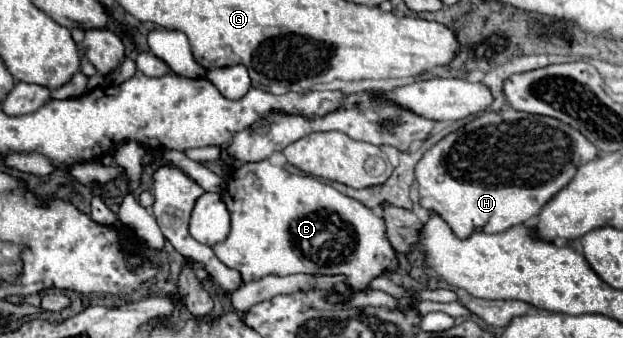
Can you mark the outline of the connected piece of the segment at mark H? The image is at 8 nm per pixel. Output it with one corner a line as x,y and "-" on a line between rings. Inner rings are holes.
505,106
499,112
485,112
485,116
475,118
425,152
415,168
419,204
439,214
457,238
469,238
469,234
477,230
497,234
537,216
545,202
549,202
573,178
577,168
595,158
597,148
575,128
549,116
525,114

